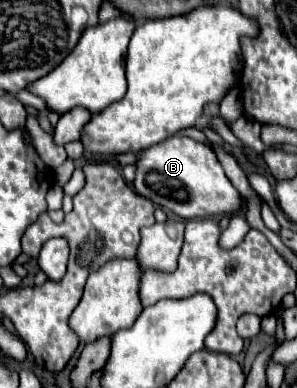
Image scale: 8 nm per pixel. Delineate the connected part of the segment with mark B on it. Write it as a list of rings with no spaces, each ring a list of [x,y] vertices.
[[[173,135],[153,149],[139,151],[133,187],[139,195],[151,199],[155,205],[165,207],[183,219],[235,213],[241,207],[241,195],[225,177],[215,151],[183,135]]]

